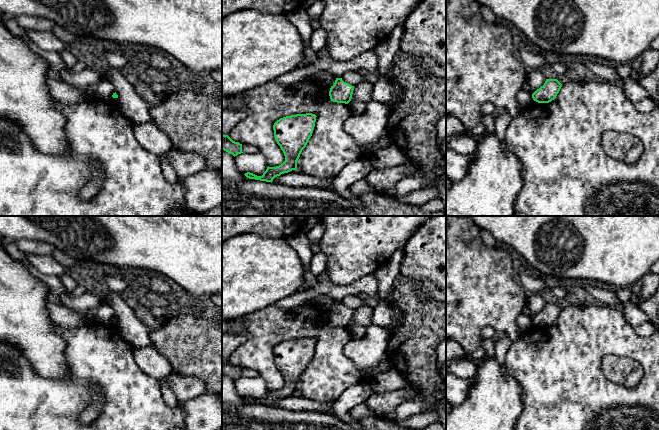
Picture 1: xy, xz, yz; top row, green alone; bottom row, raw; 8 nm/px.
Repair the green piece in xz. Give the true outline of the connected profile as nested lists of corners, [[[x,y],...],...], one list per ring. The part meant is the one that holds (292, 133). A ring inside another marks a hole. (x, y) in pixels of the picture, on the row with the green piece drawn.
[[[312,113],[286,116],[273,125],[274,137],[284,153],[285,161],[276,167],[267,167],[262,176],[247,172],[249,179],[271,182],[277,176],[297,169],[297,161],[302,150],[312,136],[316,115]]]

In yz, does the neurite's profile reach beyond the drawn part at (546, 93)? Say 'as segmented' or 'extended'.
as segmented

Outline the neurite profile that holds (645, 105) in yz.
[[[644,98],[633,103],[635,109],[640,113],[651,112],[656,106],[654,101],[650,98]]]

